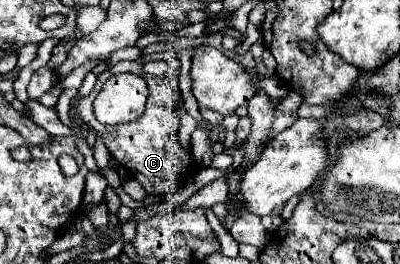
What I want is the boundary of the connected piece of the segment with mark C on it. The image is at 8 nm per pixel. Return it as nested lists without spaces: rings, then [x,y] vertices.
[[[145,57],[139,61],[121,61],[117,65],[113,65],[109,71],[101,73],[95,89],[81,99],[73,99],[71,101],[71,111],[75,111],[79,115],[79,119],[83,123],[87,123],[91,129],[95,129],[101,137],[105,147],[109,149],[109,153],[123,165],[129,169],[131,177],[137,179],[143,189],[149,195],[169,195],[173,191],[177,191],[177,175],[181,177],[185,167],[191,163],[191,155],[187,151],[177,151],[181,147],[179,143],[179,117],[177,113],[171,109],[171,105],[177,101],[177,79],[169,79],[169,77],[151,77],[147,75],[147,83],[149,83],[149,99],[147,99],[147,109],[143,113],[141,119],[133,121],[133,123],[123,123],[123,125],[103,125],[100,123],[93,111],[93,102],[97,93],[101,91],[105,79],[109,79],[115,73],[125,73],[125,71],[133,71],[133,73],[141,73],[141,63],[145,63]]]

